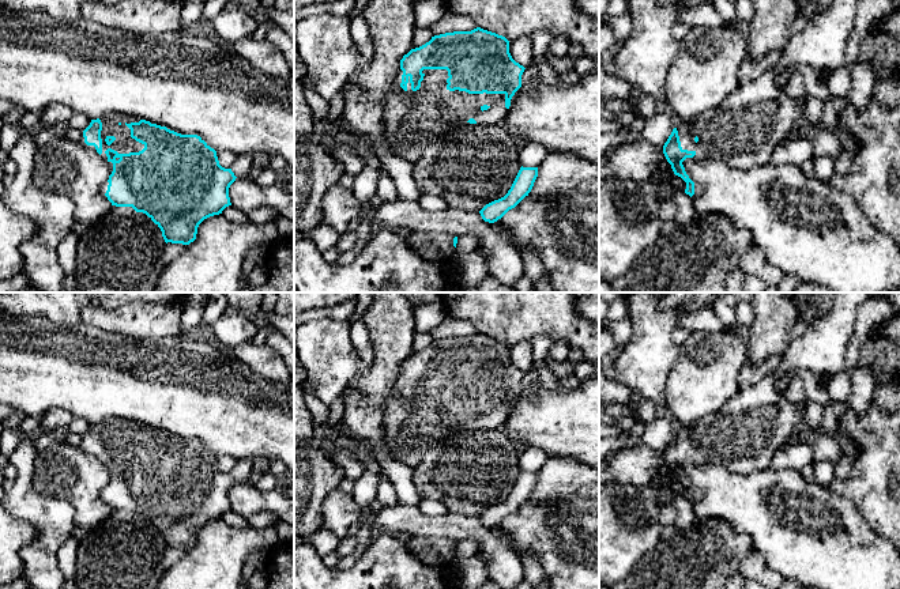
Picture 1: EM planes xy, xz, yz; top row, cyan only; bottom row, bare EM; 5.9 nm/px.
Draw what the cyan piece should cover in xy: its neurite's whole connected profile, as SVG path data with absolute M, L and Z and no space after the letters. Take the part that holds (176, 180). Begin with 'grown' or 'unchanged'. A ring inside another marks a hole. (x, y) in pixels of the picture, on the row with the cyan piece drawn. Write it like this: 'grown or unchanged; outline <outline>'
grown; outline M108 113L91 120L82 132L80 144L98 152L109 166L109 180L102 185L102 193L112 205L132 207L146 214L162 231L165 242L189 245L196 239L199 224L231 205L229 188L236 181L231 169L219 165L216 151L197 135L181 135L150 121L128 114Z

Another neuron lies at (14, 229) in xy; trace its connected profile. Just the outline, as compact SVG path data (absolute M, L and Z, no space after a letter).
M0 201L0 280L8 280L23 273L20 245L35 233L35 223L11 212Z

